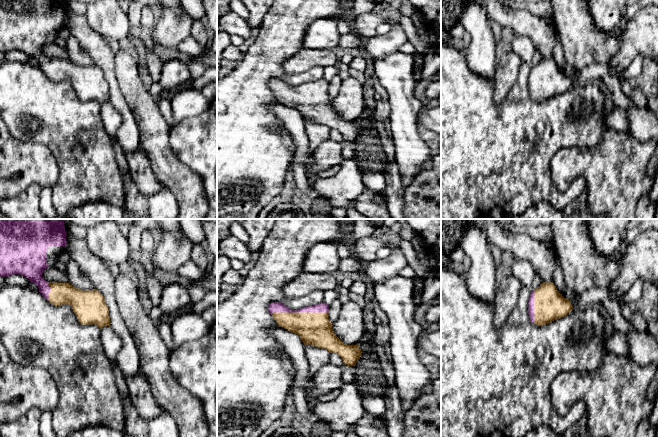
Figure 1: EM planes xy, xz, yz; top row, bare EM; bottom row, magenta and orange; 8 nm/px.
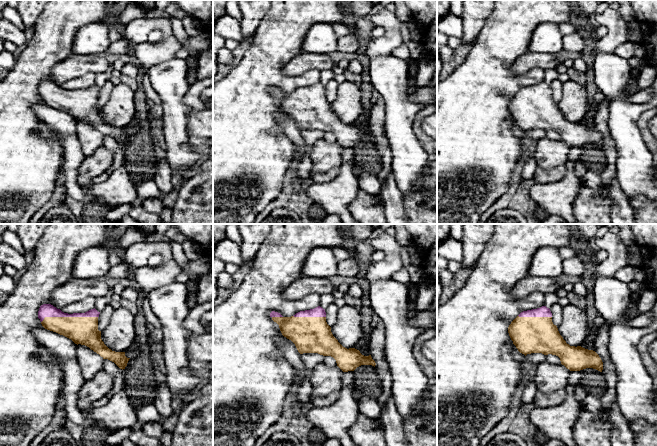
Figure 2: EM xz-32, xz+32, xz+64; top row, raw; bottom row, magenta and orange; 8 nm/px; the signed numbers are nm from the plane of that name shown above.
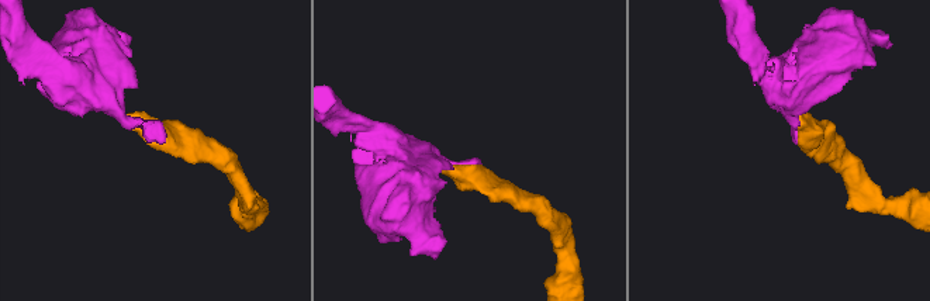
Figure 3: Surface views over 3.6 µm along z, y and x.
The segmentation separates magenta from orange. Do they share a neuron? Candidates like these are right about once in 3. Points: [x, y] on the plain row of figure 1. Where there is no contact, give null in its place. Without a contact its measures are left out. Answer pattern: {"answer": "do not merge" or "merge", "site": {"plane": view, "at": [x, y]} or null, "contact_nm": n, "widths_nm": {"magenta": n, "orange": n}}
{"answer": "merge", "site": {"plane": "xz", "at": [299, 87]}, "contact_nm": 460, "widths_nm": {"magenta": 80, "orange": 260}}

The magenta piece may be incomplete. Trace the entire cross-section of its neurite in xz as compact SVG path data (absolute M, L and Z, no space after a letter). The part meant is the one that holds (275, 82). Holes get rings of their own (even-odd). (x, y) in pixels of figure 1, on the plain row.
M273 78L269 88L279 103L297 110L305 122L310 120L336 129L347 142L355 142L363 129L358 120L344 120L336 112L328 94L329 82L324 78L298 86Z

